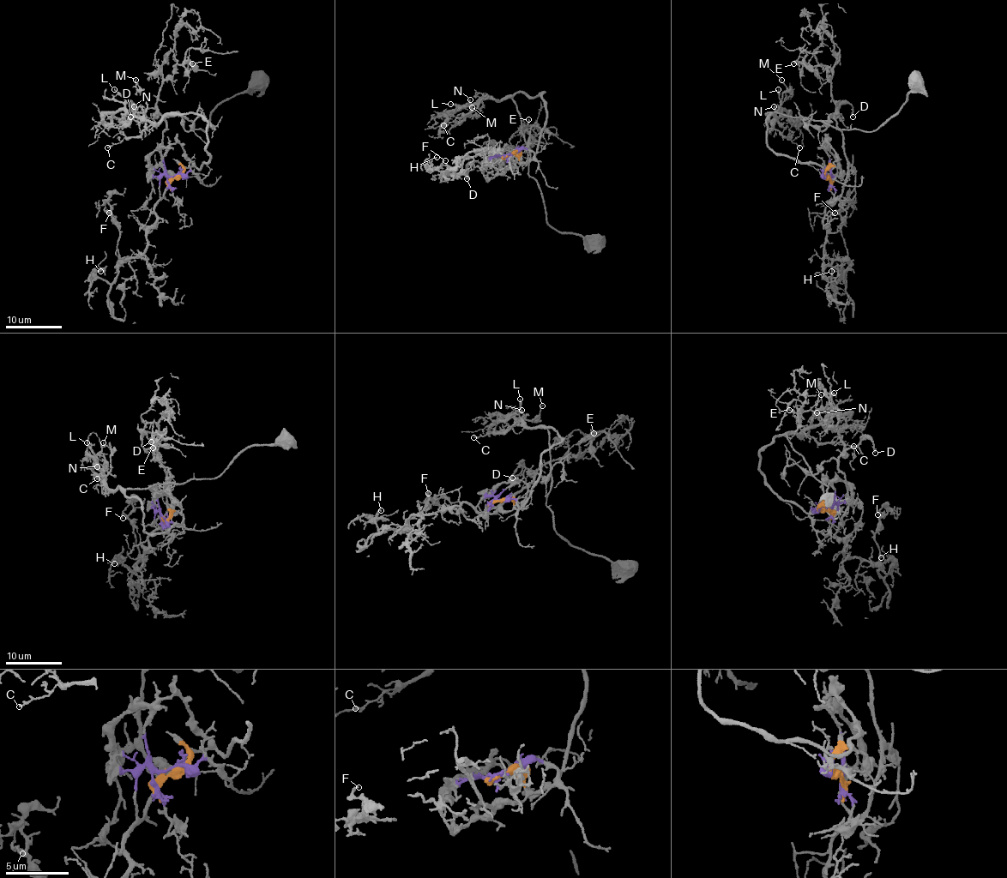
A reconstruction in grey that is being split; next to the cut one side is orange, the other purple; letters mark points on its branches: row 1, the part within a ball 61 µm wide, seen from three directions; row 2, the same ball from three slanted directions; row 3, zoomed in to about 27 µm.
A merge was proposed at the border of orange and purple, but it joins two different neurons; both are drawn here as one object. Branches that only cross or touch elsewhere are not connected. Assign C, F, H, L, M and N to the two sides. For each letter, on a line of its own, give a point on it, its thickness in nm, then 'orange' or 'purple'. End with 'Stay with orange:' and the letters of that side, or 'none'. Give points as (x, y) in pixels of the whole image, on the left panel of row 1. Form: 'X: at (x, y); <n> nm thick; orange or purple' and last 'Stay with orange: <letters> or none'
C: at (107, 147); 180 nm thick; orange
F: at (109, 213); 160 nm thick; purple
H: at (100, 271); 130 nm thick; purple
L: at (114, 89); 130 nm thick; orange
M: at (135, 80); 130 nm thick; orange
N: at (134, 106); 160 nm thick; orange
Stay with orange: C, L, M, N

